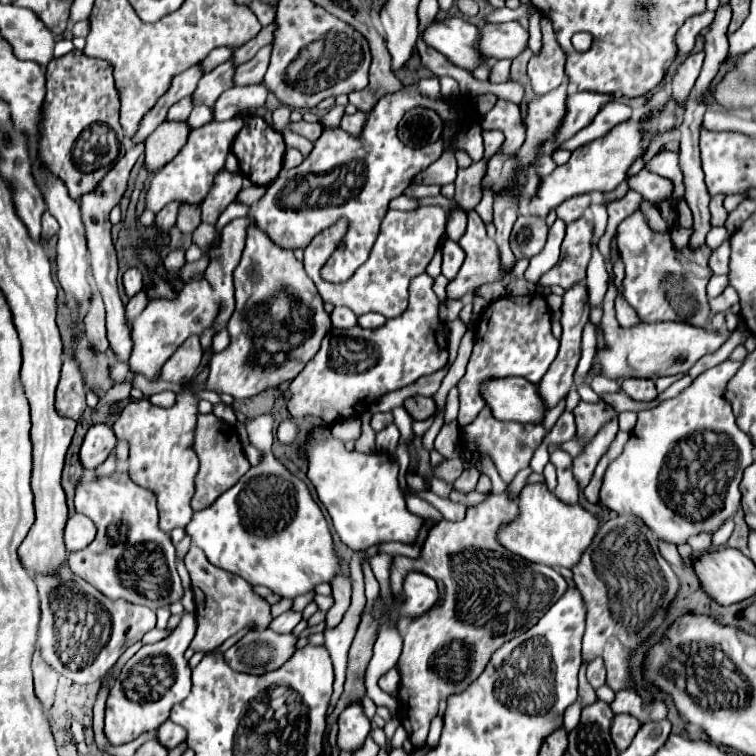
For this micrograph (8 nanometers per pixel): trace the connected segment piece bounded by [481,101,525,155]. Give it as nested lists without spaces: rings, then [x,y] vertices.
[[[497,101],[493,111],[483,115],[481,127],[499,129],[505,133],[505,145],[501,145],[503,155],[513,155],[517,149],[521,149],[521,143],[525,141],[525,125],[521,121],[519,105],[511,101]]]

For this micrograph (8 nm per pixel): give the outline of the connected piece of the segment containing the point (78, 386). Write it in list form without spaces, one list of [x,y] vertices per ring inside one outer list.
[[[67,357],[63,361],[61,379],[55,391],[55,411],[61,417],[69,417],[77,421],[87,407],[85,403],[85,381],[75,357]]]

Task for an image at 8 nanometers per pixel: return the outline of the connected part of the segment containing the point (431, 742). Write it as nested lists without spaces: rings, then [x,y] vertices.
[[[437,715],[437,717],[431,721],[427,737],[427,747],[435,747],[435,743],[439,742],[443,725],[443,717],[441,717],[441,715]]]

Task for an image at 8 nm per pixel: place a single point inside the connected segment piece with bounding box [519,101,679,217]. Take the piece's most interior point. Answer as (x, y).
(600, 165)

